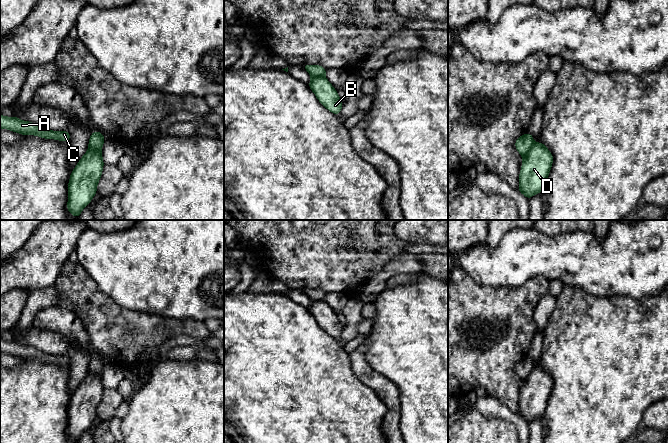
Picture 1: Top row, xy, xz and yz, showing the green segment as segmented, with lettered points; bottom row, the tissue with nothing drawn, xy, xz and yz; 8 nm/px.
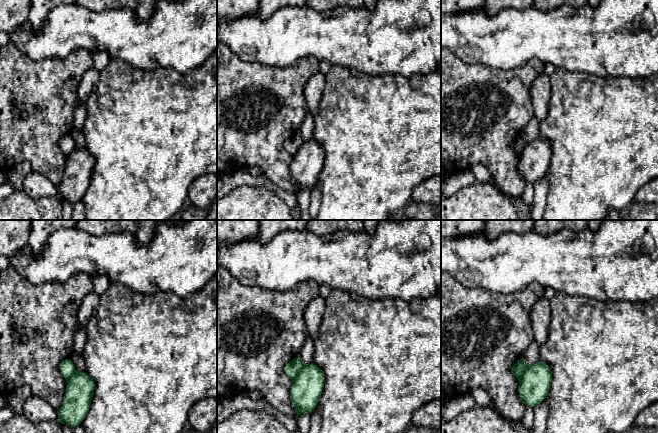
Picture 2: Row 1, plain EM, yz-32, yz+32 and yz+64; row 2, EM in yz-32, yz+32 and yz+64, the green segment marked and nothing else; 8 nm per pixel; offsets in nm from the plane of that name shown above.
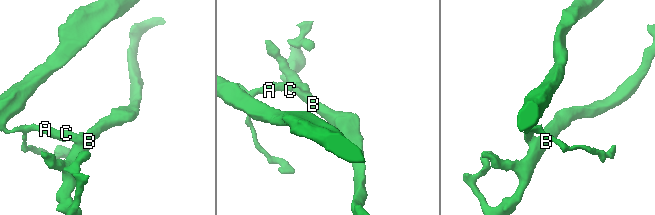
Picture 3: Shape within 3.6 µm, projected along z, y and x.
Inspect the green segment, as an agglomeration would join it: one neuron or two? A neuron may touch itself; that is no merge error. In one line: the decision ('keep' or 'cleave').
cleave

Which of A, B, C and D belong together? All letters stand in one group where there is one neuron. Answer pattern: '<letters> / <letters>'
A C / B D

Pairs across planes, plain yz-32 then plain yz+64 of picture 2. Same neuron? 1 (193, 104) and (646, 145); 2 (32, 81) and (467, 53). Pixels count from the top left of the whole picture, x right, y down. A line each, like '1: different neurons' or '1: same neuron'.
1: same neuron
2: different neurons

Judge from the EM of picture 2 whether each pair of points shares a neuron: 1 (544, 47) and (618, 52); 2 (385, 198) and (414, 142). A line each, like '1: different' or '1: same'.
1: same
2: same

